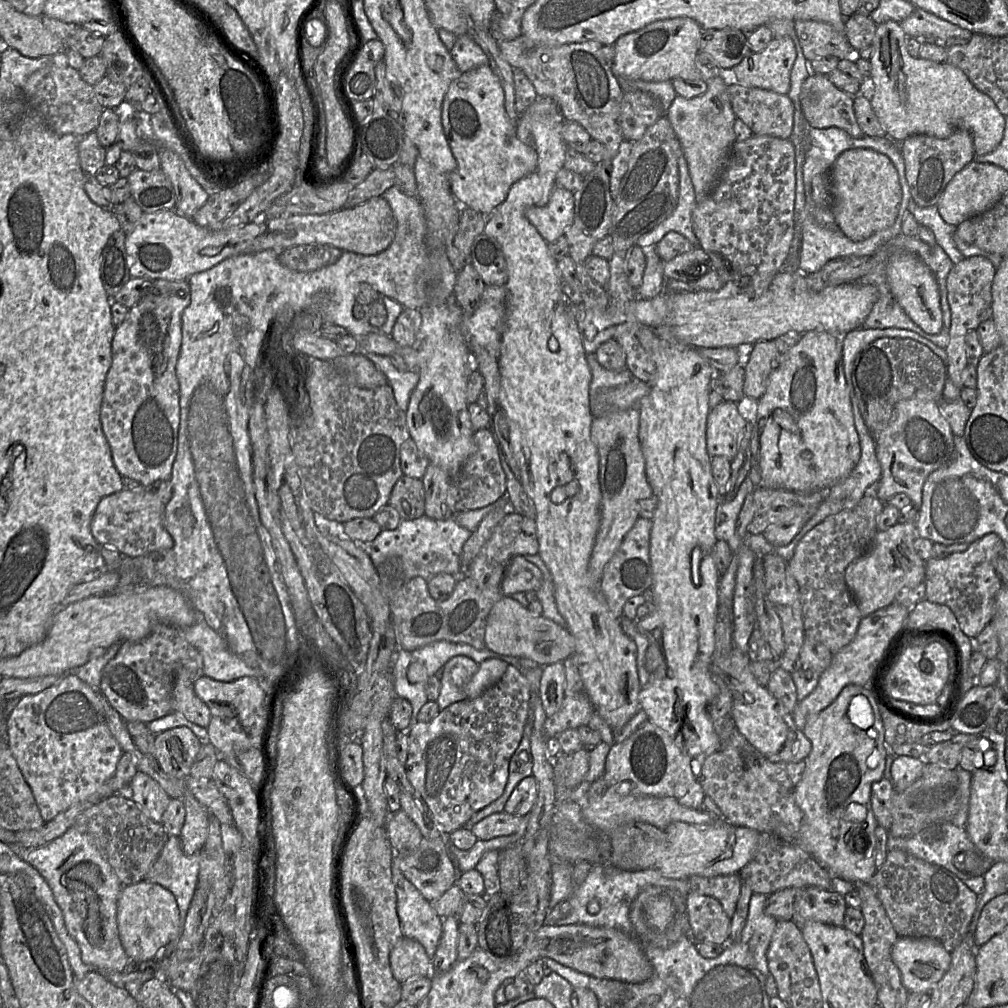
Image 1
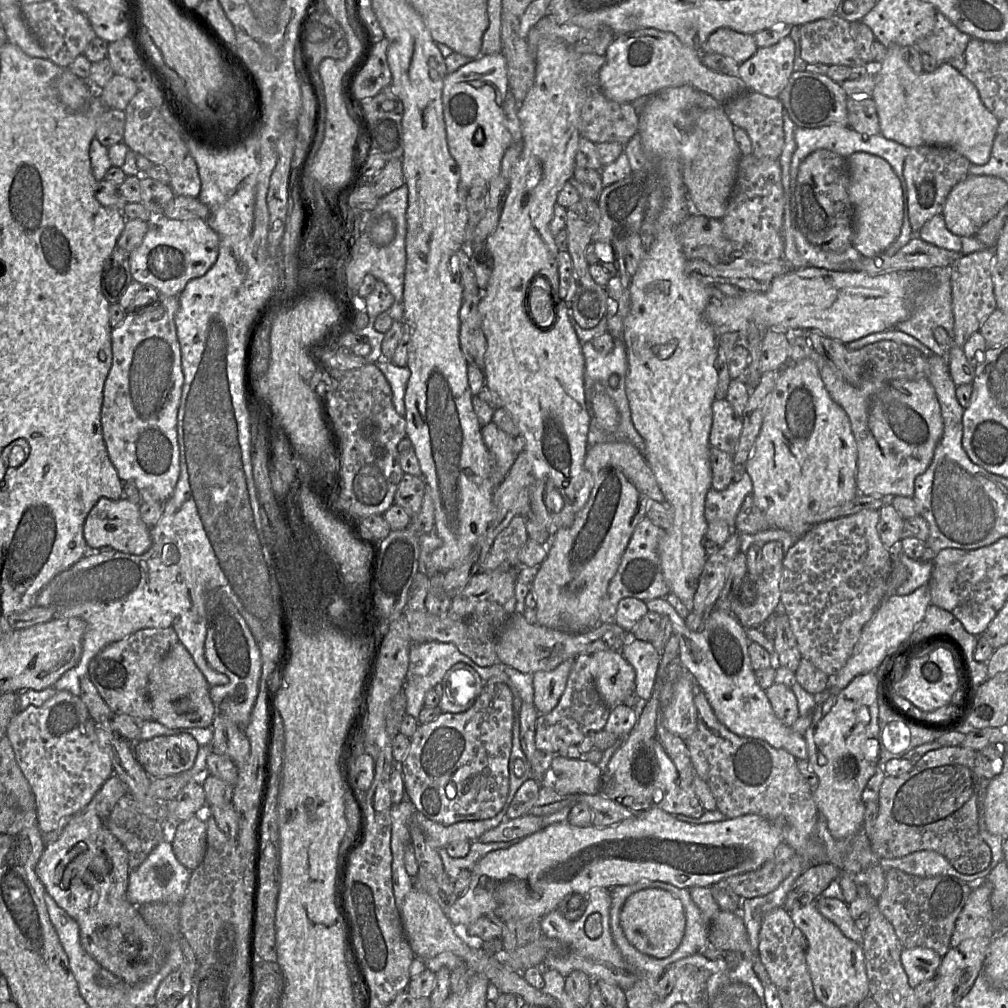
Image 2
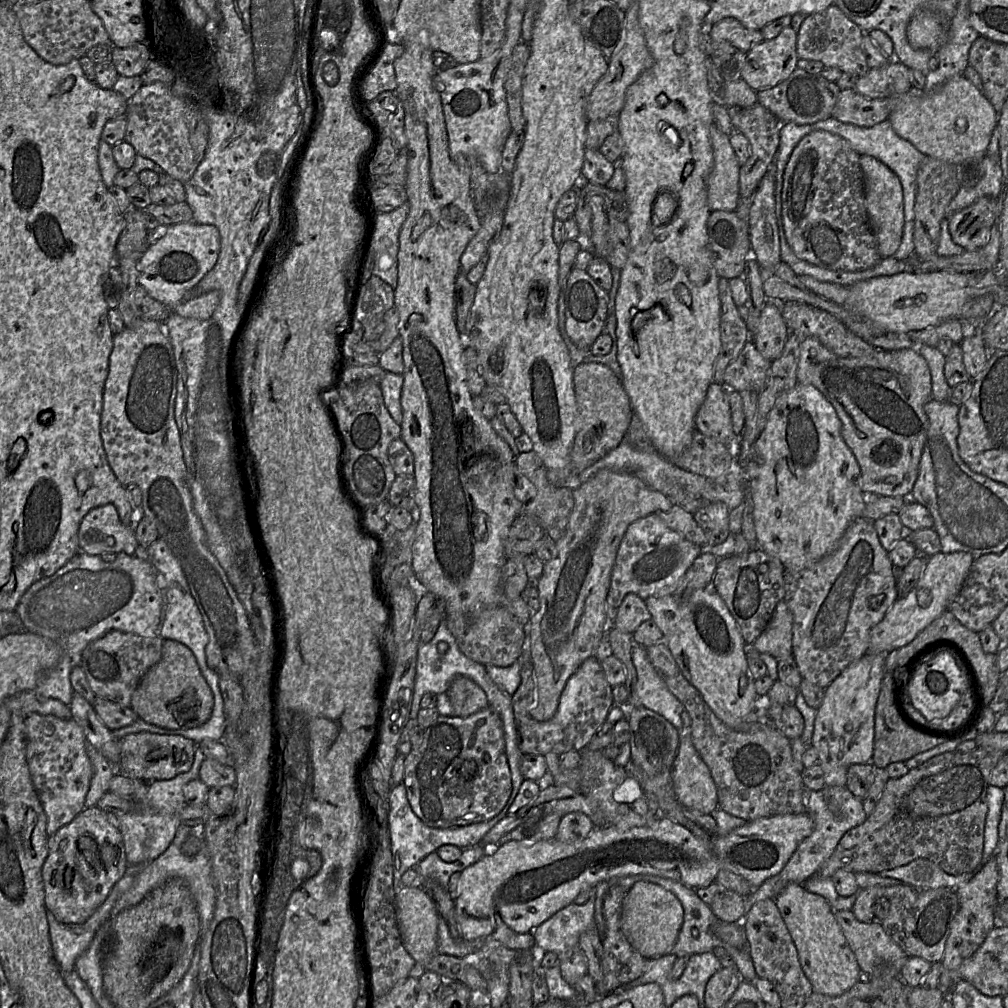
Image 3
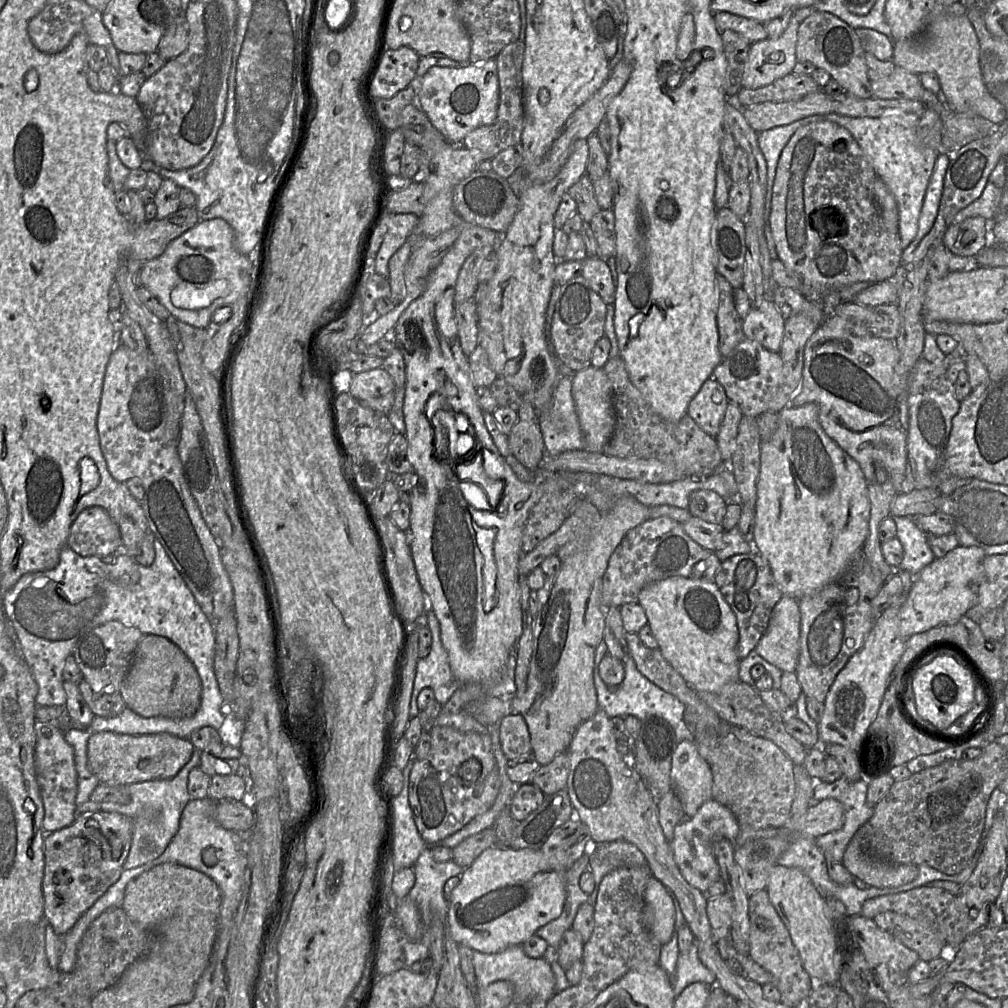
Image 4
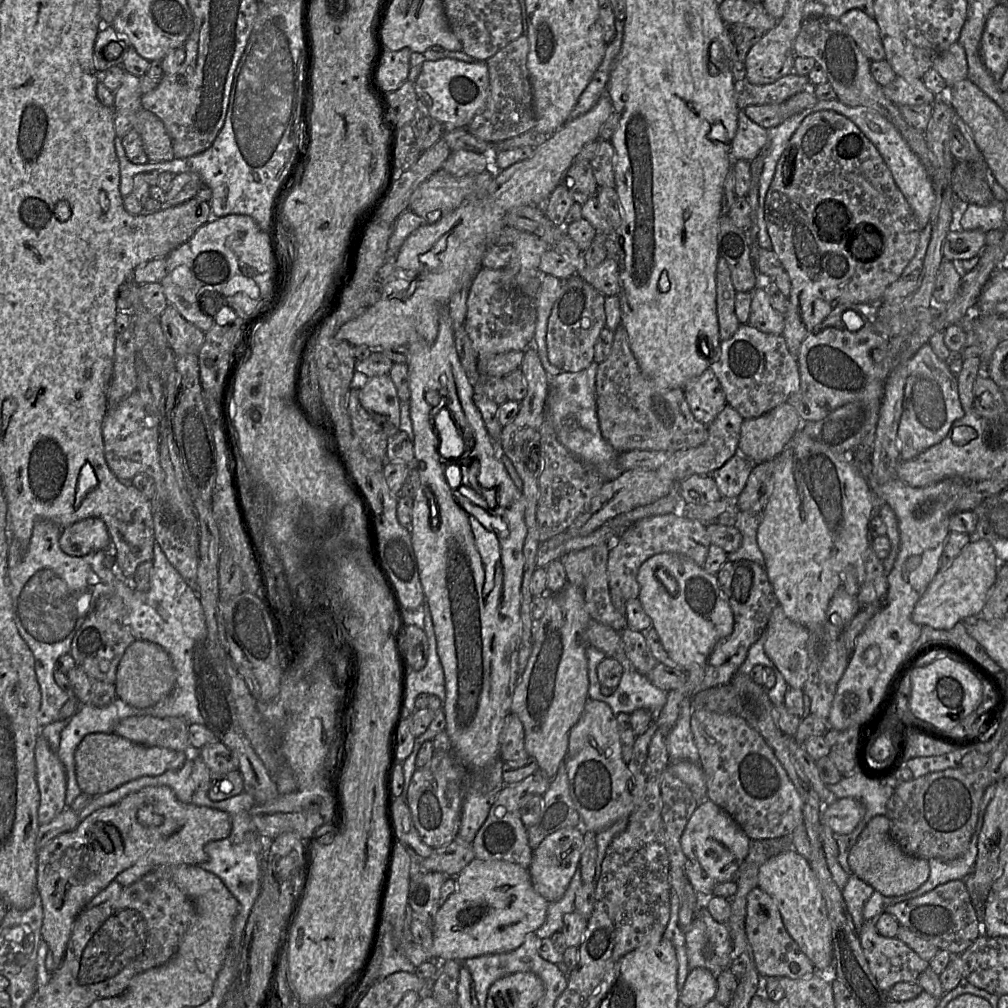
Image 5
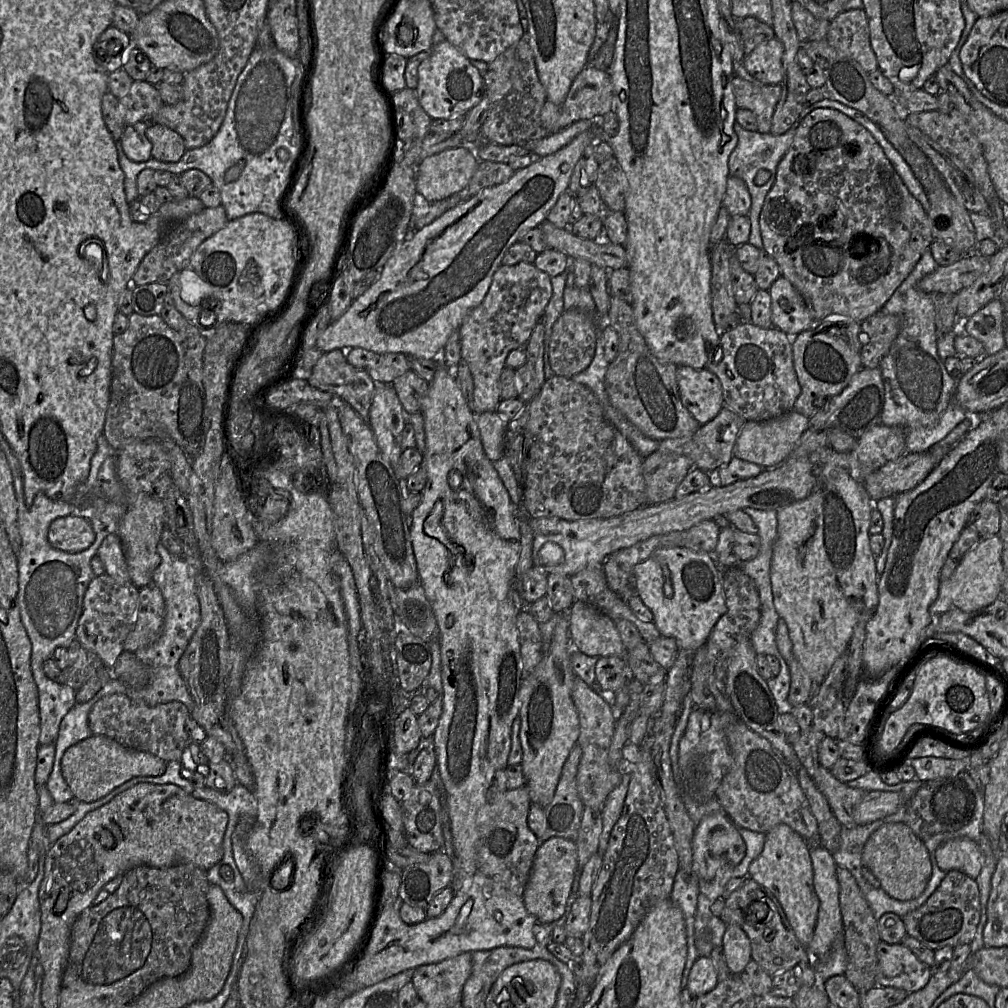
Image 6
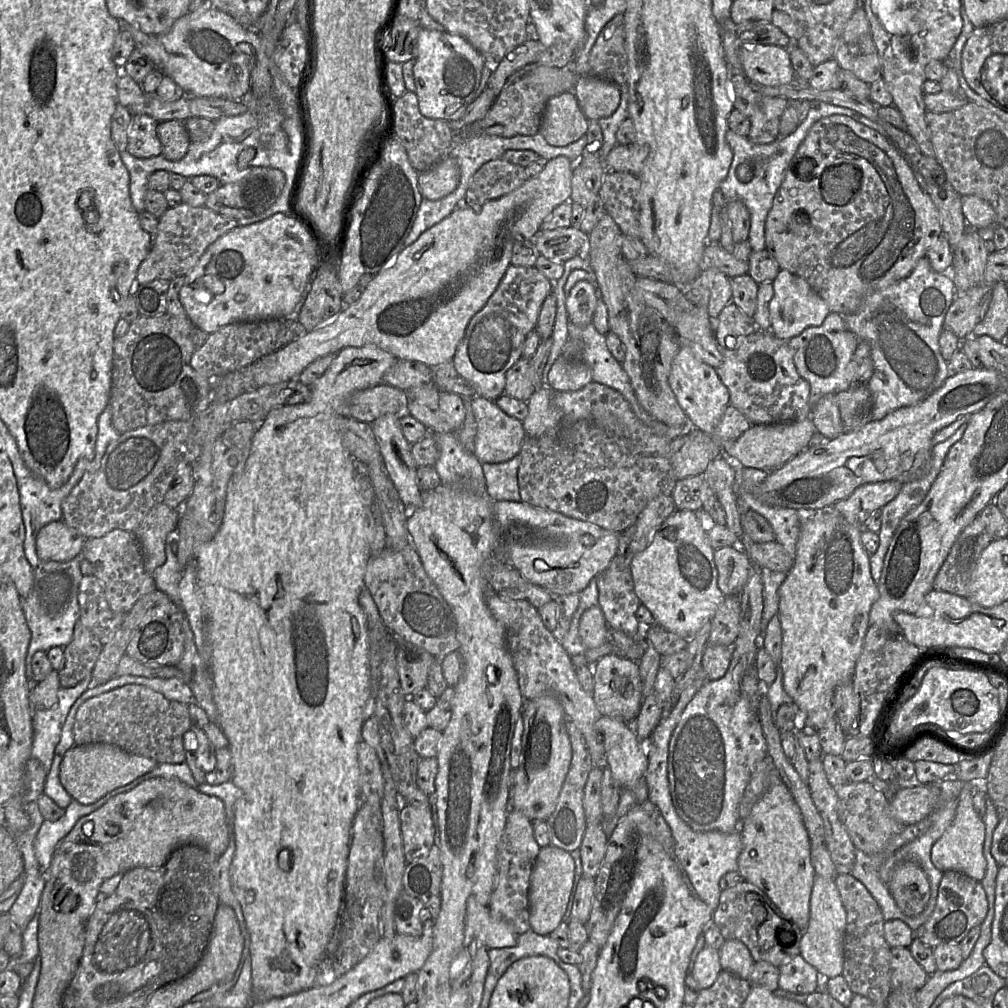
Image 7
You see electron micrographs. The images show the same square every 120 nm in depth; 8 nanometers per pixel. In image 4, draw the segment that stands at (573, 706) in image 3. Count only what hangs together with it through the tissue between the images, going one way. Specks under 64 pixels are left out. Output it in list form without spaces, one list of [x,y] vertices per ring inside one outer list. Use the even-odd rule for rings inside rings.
[[[509,714],[503,717],[499,723],[499,737],[507,760],[532,754],[528,726],[521,715]]]

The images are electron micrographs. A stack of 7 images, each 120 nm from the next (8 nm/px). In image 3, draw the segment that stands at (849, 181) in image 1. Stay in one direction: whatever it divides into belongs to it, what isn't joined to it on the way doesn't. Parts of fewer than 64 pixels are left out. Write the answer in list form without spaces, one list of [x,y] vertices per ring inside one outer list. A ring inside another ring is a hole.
[[[860,155],[864,178],[865,206],[870,228],[883,258],[894,255],[899,248],[904,230],[903,189],[899,177],[888,166],[870,155]]]

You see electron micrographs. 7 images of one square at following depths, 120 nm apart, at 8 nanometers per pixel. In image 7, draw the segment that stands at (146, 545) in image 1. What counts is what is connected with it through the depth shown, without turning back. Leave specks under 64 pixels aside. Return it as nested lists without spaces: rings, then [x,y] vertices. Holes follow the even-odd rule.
[[[63,521],[51,522],[37,534],[37,555],[43,561],[67,562],[82,553],[85,540]]]

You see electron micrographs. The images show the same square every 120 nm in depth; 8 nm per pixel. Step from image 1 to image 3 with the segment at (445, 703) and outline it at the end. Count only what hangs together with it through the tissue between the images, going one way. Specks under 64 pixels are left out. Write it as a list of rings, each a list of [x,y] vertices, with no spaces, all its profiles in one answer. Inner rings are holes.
[[[465,676],[453,680],[447,695],[453,706],[454,715],[457,717],[465,718],[489,707],[484,690]]]

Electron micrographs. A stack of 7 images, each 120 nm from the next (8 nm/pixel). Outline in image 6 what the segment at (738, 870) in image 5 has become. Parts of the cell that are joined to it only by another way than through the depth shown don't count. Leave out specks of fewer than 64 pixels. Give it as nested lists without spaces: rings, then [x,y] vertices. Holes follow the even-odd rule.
[[[722,812],[707,815],[695,826],[692,837],[692,871],[698,879],[712,880],[743,859],[746,846],[738,827]],[[737,924],[727,925],[723,936],[723,953],[726,963],[733,974],[741,974],[752,959],[750,940]]]

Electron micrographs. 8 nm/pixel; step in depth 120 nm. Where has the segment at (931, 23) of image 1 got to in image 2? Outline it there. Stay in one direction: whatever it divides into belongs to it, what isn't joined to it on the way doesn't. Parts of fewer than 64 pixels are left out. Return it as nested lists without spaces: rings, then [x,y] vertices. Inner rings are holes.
[[[937,11],[930,34],[916,42],[921,53],[930,54],[938,65],[963,55],[971,36],[959,30],[945,15]]]

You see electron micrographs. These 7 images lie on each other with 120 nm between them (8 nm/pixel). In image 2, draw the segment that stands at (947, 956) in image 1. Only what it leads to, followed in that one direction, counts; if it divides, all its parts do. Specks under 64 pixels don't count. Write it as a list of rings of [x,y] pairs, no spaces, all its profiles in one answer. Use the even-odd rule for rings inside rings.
[[[925,947],[903,948],[901,952],[901,963],[912,988],[935,978],[941,961],[942,957],[934,950]]]

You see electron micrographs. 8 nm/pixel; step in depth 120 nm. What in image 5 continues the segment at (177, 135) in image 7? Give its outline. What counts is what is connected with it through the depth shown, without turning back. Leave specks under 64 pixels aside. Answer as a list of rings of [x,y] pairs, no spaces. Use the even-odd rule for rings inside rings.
[[[140,109],[133,129],[140,135],[149,162],[160,163],[175,158],[171,138],[163,122],[152,112]]]

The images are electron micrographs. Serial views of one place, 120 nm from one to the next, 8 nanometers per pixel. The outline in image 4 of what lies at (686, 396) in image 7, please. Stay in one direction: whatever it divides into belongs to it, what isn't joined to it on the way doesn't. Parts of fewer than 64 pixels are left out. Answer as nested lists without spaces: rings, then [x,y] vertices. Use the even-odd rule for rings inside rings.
[[[713,377],[707,379],[688,406],[687,414],[711,437],[716,438],[729,399],[724,387]]]

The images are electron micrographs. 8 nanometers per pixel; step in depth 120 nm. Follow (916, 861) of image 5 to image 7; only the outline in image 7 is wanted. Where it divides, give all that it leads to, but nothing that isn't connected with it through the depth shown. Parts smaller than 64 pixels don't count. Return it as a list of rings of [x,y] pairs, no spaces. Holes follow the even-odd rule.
[[[912,861],[896,866],[888,888],[899,909],[910,917],[922,913],[930,898],[929,879],[923,869]]]

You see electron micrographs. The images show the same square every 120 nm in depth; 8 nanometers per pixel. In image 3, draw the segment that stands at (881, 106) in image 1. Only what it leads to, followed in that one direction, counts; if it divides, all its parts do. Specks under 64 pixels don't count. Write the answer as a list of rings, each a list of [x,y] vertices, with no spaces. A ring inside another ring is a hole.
[[[963,75],[948,80],[932,92],[911,88],[906,93],[882,99],[889,100],[891,111],[888,120],[898,136],[909,141],[926,156],[953,164],[972,158],[983,159],[987,153],[992,132],[998,124],[999,114],[983,93]]]

